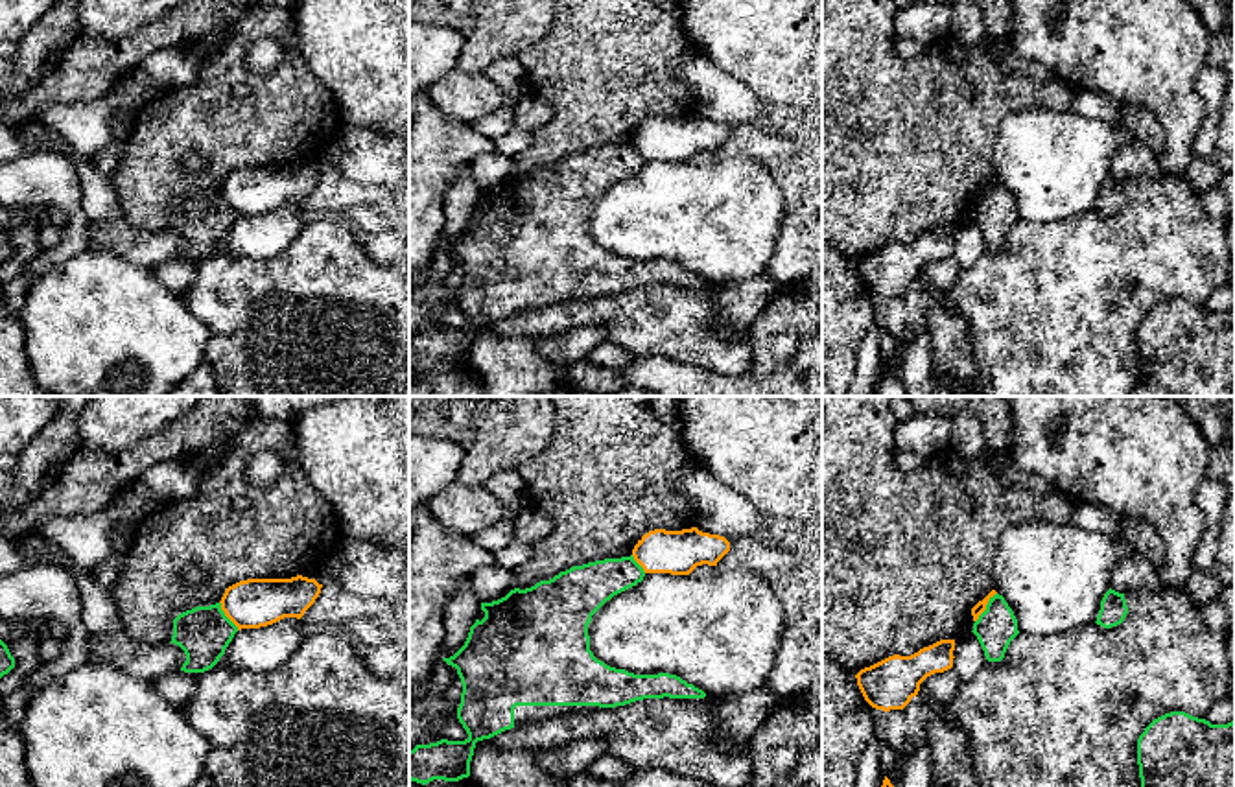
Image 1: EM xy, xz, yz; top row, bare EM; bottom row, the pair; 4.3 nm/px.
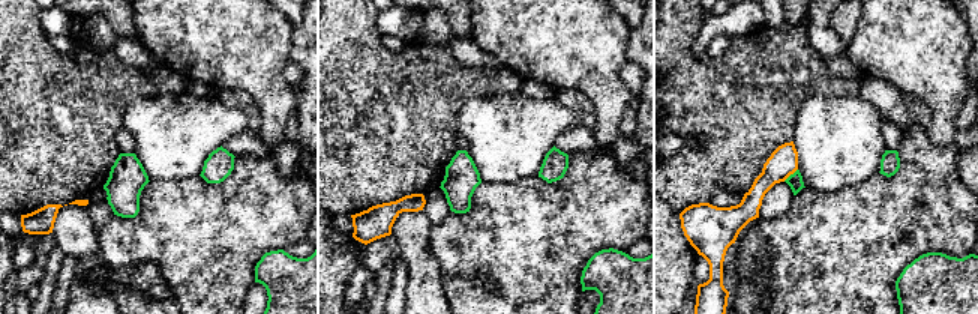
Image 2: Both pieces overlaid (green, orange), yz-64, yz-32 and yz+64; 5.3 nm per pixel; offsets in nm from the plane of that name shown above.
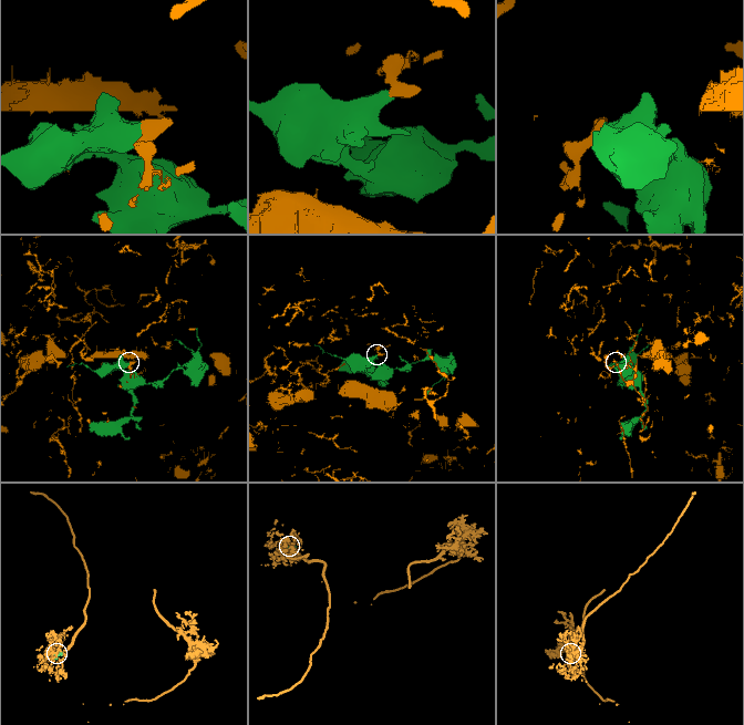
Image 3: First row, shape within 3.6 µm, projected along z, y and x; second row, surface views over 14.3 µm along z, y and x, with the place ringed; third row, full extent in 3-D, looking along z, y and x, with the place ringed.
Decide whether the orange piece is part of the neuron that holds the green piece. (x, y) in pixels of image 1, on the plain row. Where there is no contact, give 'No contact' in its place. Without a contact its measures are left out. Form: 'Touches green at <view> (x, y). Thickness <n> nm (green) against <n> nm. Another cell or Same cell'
Touches green at yz (987, 194). Thickness 180 nm (green) against 50 nm. Another cell

